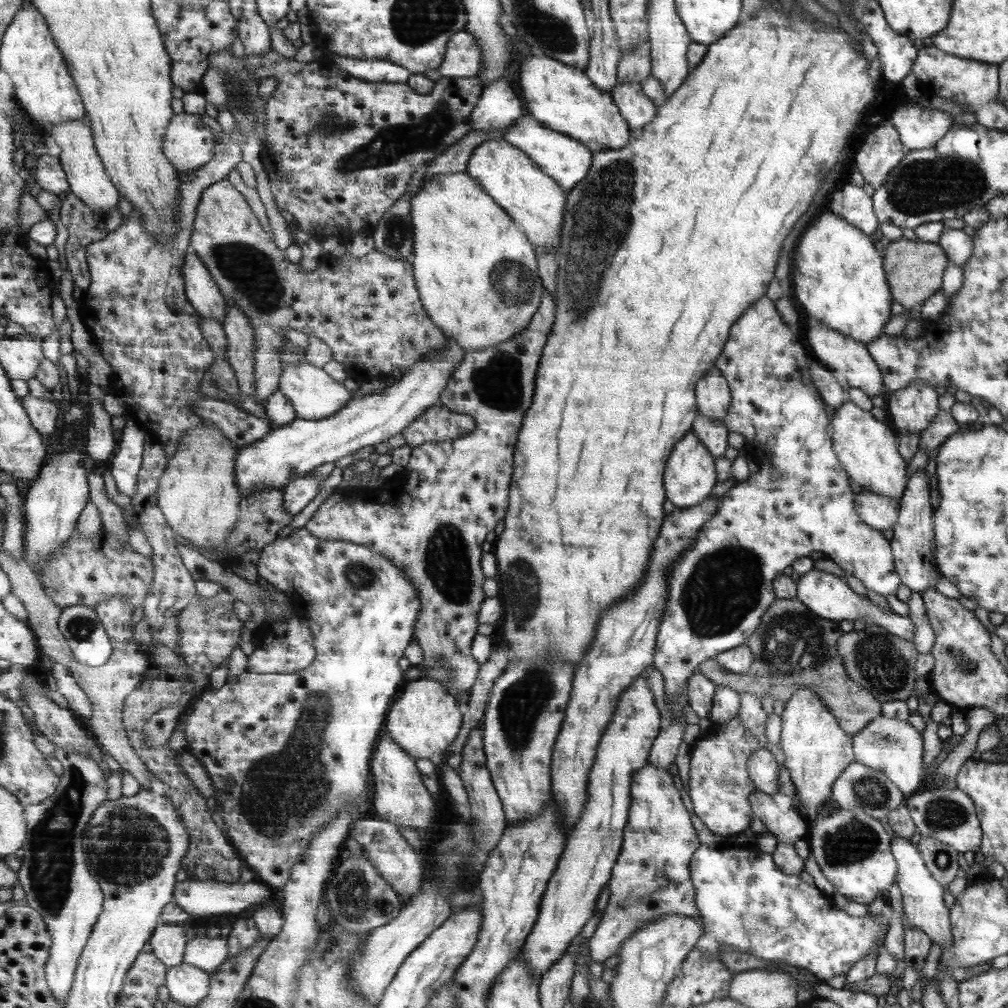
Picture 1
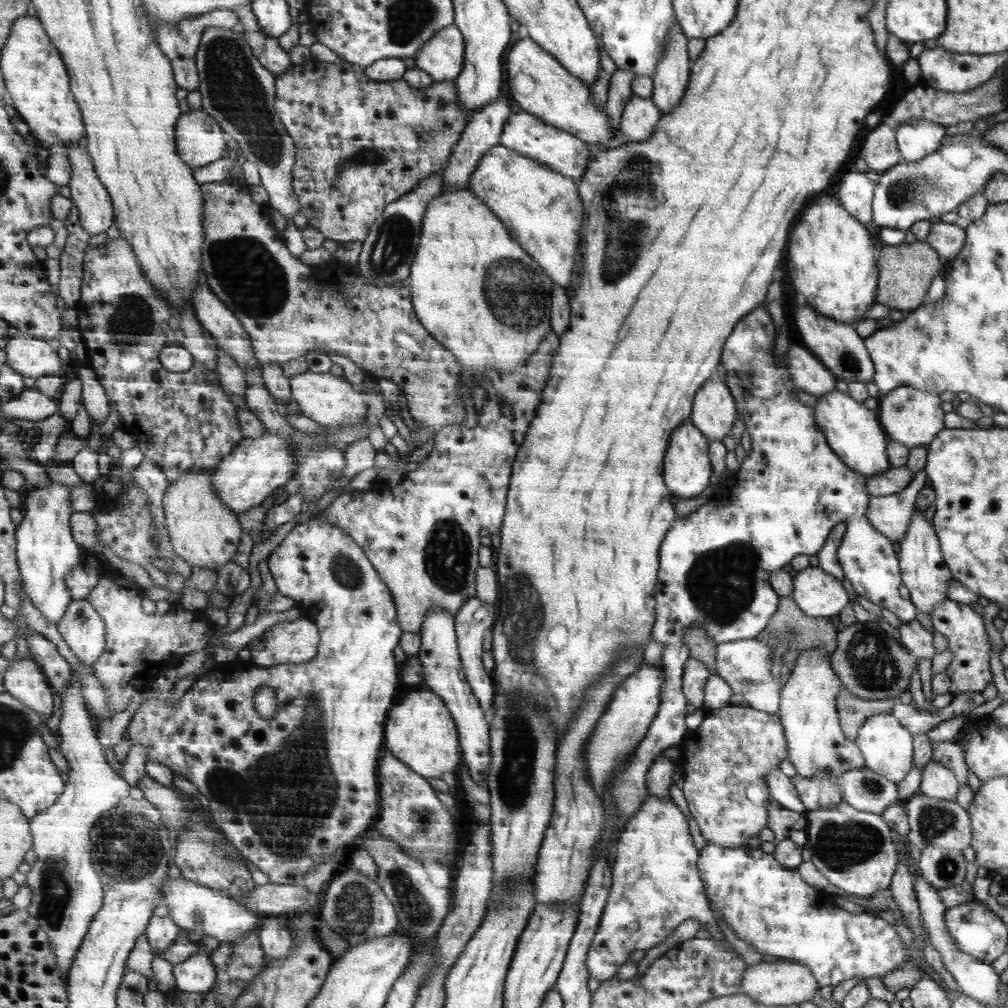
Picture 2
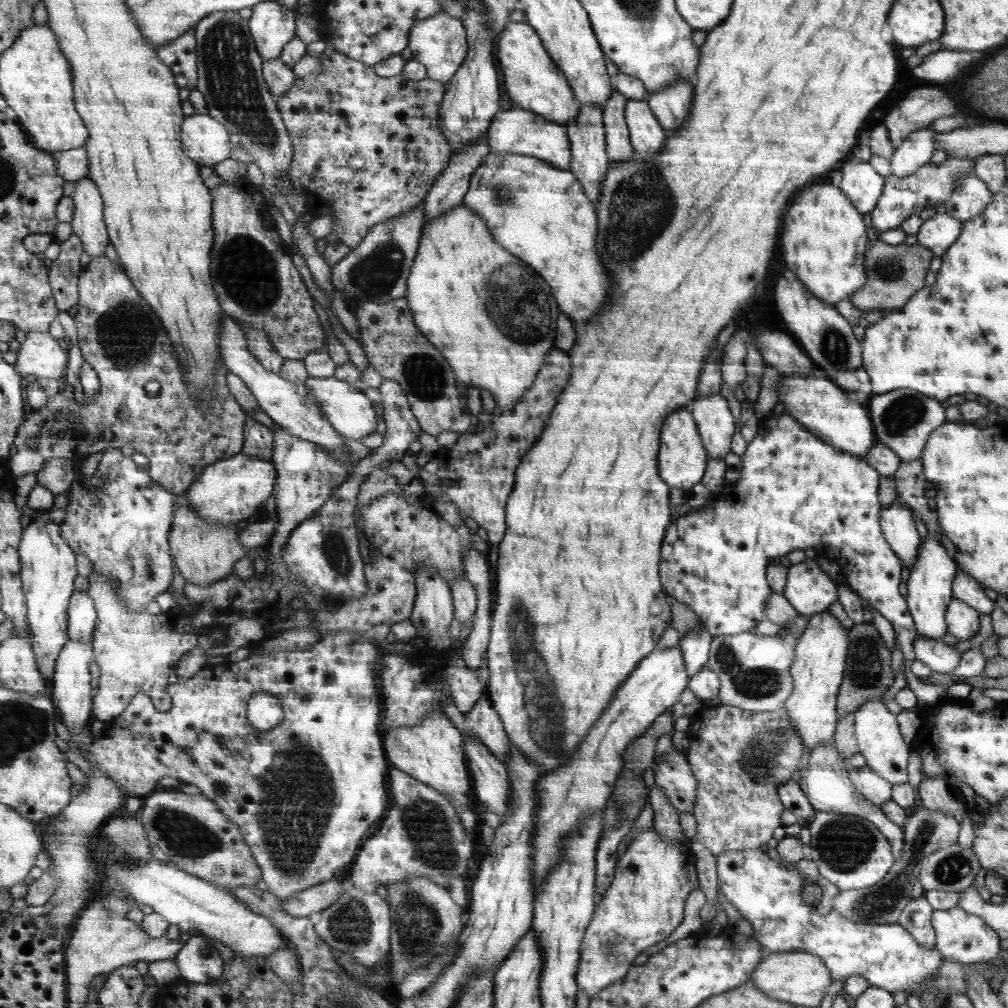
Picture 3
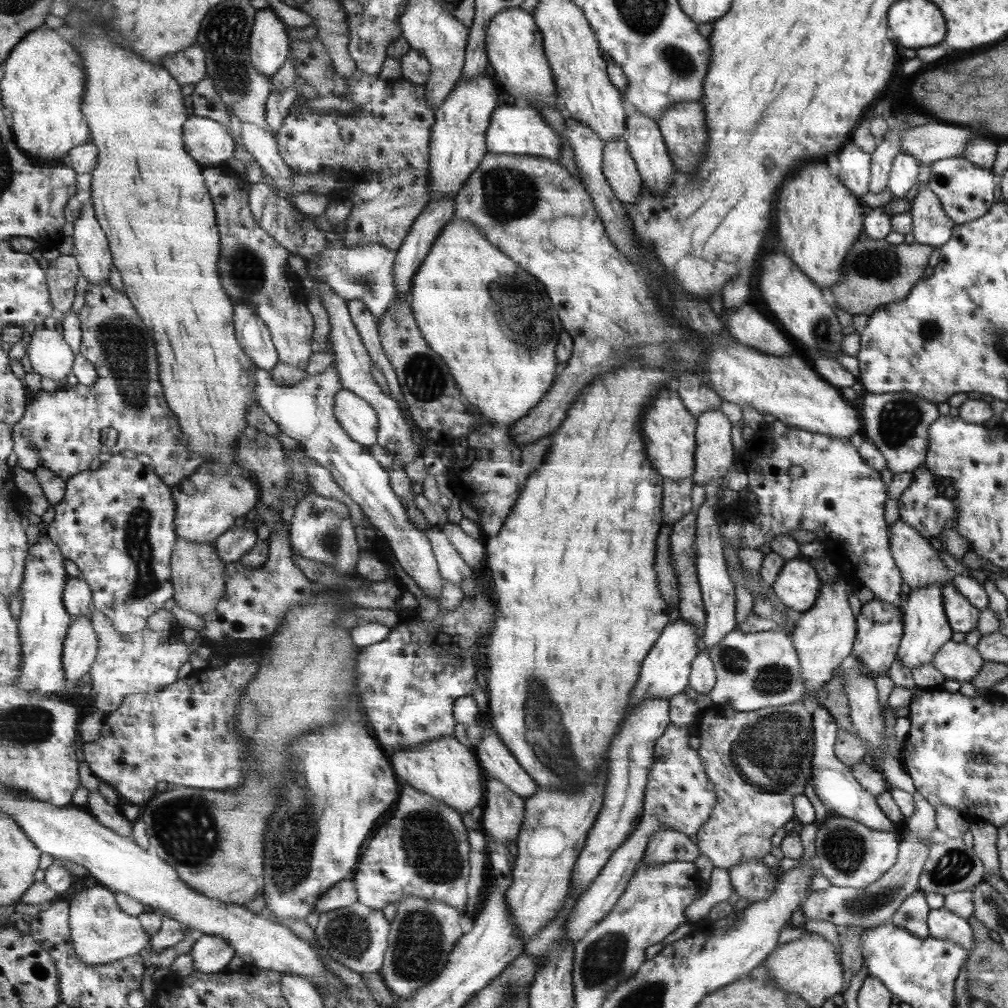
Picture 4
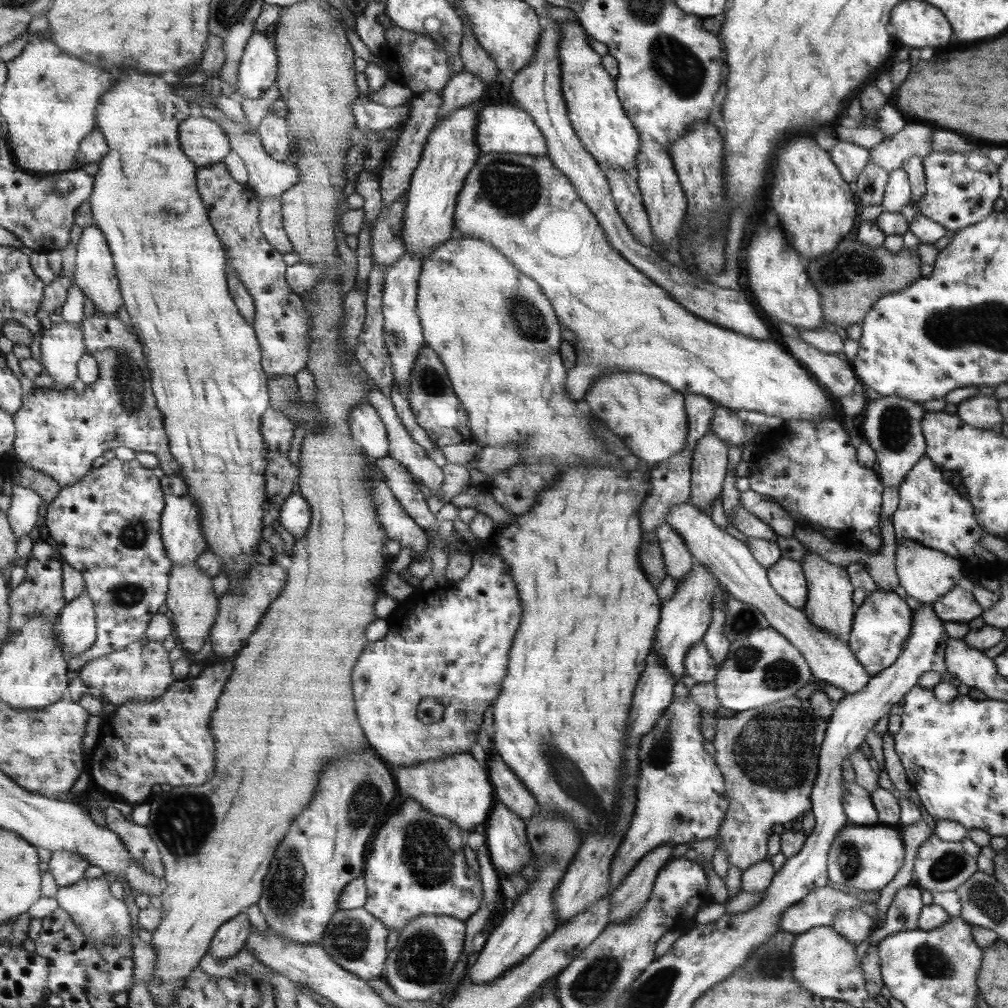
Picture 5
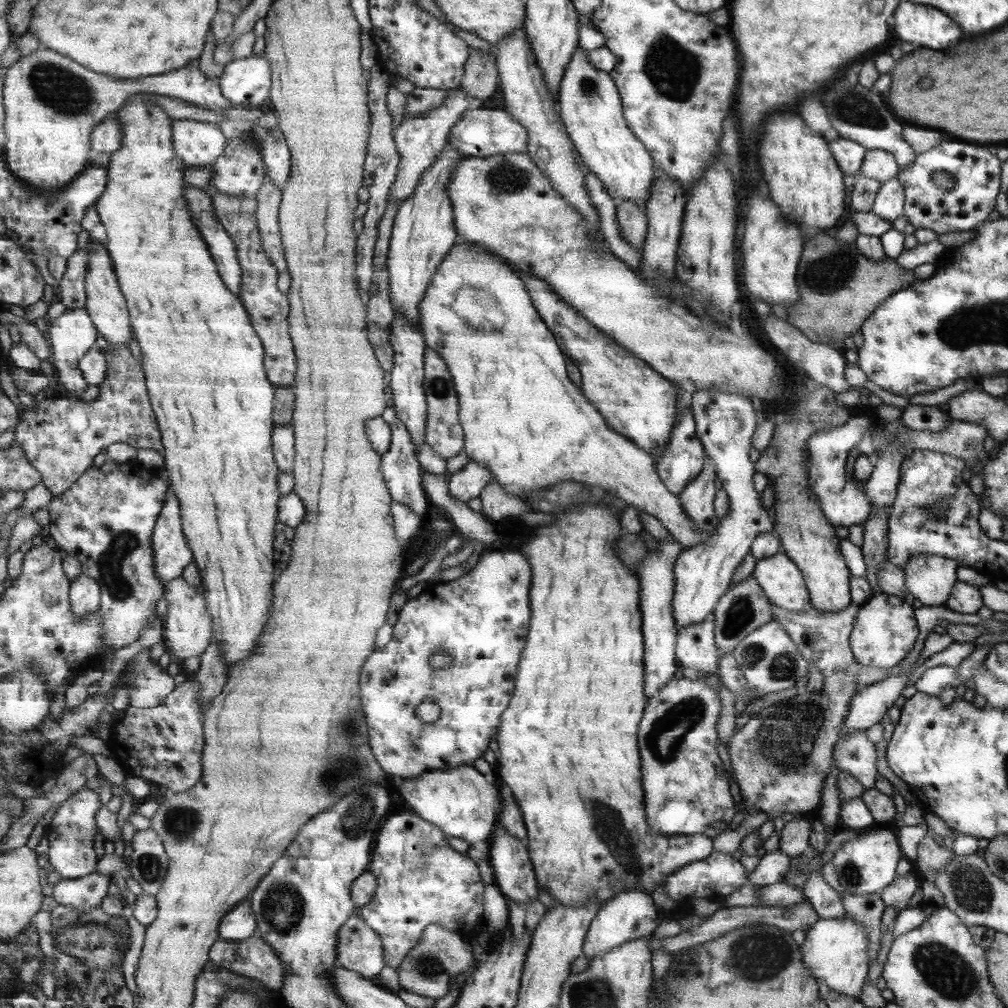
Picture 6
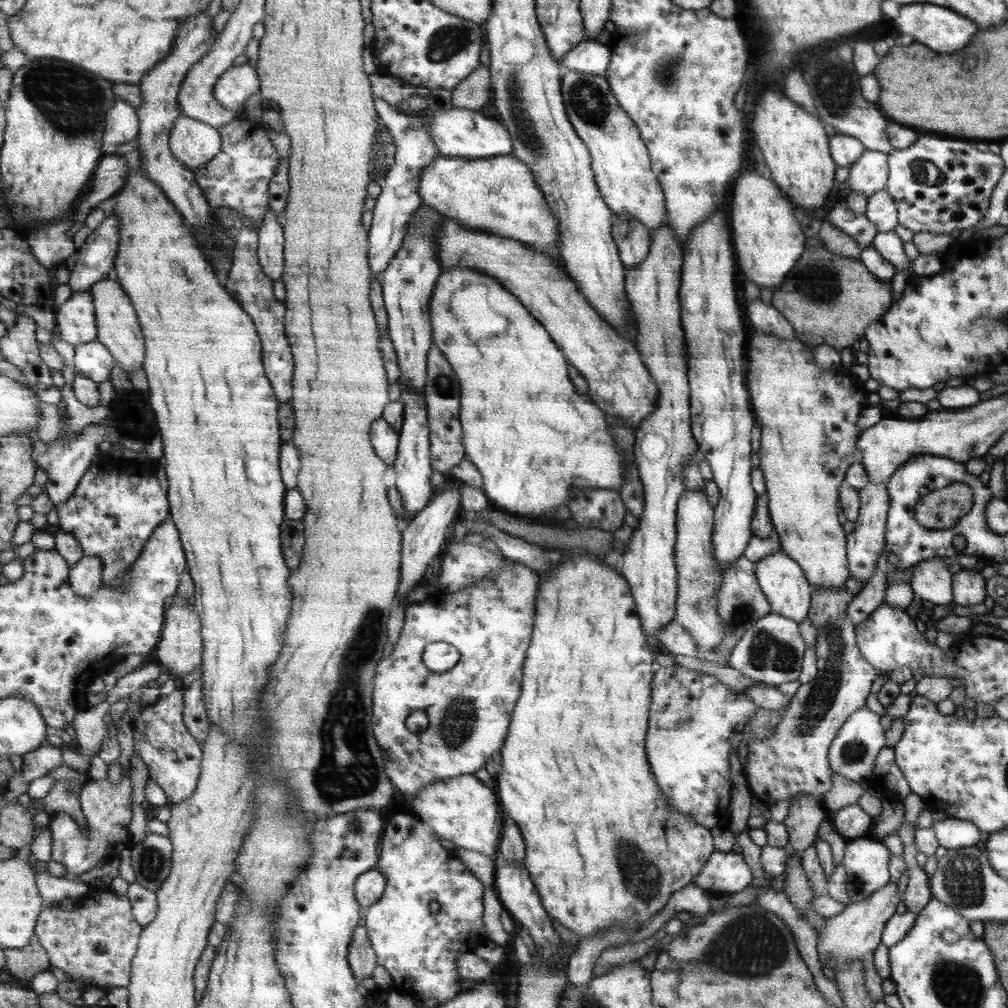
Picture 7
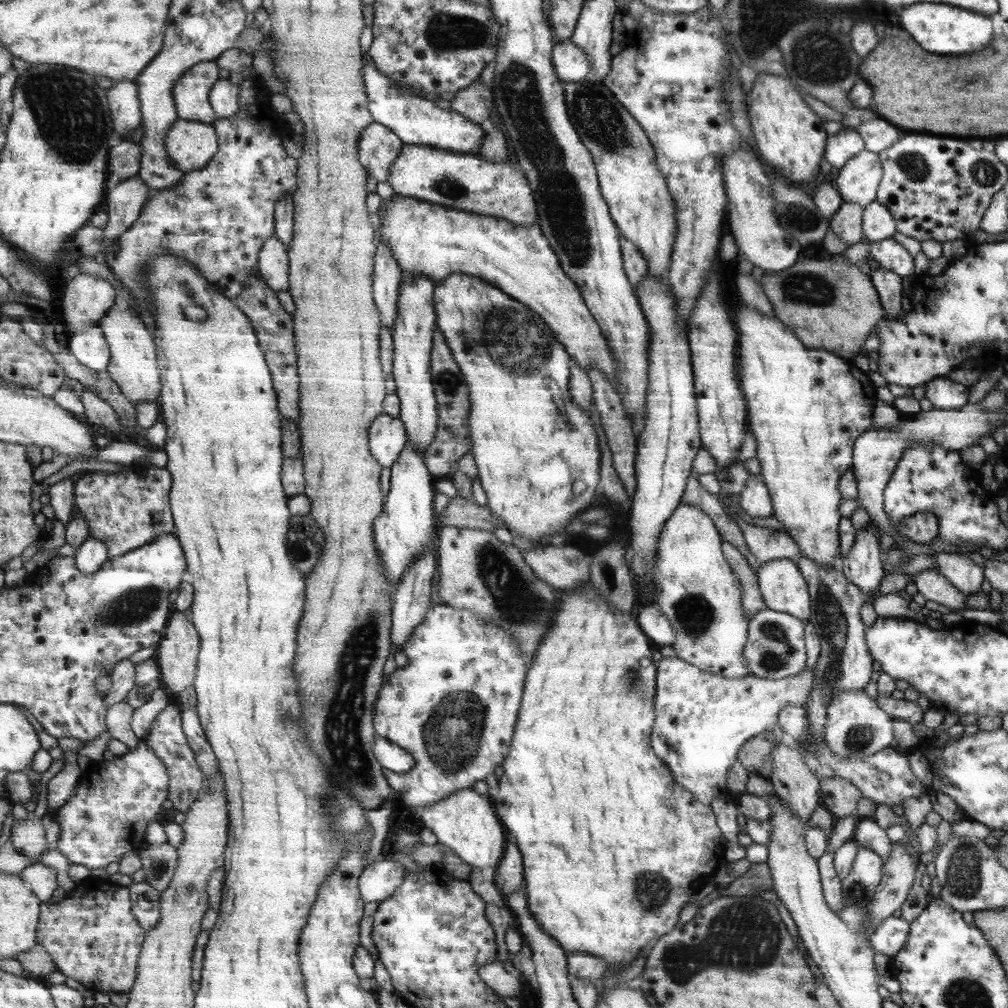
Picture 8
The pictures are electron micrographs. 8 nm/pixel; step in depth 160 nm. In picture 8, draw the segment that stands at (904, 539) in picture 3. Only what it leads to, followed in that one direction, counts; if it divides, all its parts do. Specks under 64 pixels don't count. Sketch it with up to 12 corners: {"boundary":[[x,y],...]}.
{"boundary":[[934,569],[914,576],[925,600],[961,612],[966,597]]}

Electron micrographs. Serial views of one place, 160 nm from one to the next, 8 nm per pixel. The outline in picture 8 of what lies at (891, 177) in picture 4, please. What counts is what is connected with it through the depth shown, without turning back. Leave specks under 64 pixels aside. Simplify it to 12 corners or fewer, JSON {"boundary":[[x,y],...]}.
{"boundary":[[876,200],[864,206],[863,235],[892,238],[896,219]]}

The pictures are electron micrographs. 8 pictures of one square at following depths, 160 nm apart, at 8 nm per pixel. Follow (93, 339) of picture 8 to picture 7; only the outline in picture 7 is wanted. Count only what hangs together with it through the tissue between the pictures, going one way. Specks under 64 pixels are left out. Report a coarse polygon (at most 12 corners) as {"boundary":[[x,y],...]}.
{"boundary":[[99,340],[72,349],[76,370],[97,385],[111,380],[116,359]]}

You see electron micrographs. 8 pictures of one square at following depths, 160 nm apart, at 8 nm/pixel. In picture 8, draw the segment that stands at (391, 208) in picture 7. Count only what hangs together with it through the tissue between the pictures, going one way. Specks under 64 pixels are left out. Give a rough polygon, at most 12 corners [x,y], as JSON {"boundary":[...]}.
{"boundary":[[377,244],[374,299],[395,330],[404,271]]}

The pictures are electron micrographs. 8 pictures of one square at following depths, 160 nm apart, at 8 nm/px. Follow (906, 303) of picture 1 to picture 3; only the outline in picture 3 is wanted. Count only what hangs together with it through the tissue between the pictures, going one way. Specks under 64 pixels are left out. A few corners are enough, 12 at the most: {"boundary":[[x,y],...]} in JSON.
{"boundary":[[877,239],[867,282],[847,299],[863,312],[899,310],[923,287],[931,254]]}

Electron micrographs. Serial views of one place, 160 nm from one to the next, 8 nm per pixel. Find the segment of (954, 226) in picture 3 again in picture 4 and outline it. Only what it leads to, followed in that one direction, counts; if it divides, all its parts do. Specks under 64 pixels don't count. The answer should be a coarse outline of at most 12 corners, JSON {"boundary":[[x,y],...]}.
{"boundary":[[923,183],[910,204],[917,244],[941,247],[952,233],[939,199]]}

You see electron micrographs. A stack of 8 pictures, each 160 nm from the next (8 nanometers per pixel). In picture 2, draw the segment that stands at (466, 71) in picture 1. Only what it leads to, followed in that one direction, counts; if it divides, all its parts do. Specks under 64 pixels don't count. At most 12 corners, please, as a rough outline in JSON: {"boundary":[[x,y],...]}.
{"boundary":[[451,24],[437,31],[415,64],[434,82],[456,80],[466,42]]}

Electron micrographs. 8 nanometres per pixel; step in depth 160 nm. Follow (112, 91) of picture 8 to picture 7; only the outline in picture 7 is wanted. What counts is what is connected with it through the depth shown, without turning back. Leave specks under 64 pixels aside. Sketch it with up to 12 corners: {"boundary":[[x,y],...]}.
{"boundary":[[117,98],[109,109],[104,145],[138,140],[140,115]]}

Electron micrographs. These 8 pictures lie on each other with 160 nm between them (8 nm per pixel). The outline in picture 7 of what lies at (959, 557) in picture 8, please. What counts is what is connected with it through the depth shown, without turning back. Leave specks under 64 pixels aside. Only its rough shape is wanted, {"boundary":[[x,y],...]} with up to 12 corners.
{"boundary":[[977,569],[952,574],[952,602],[981,602],[985,582]]}

